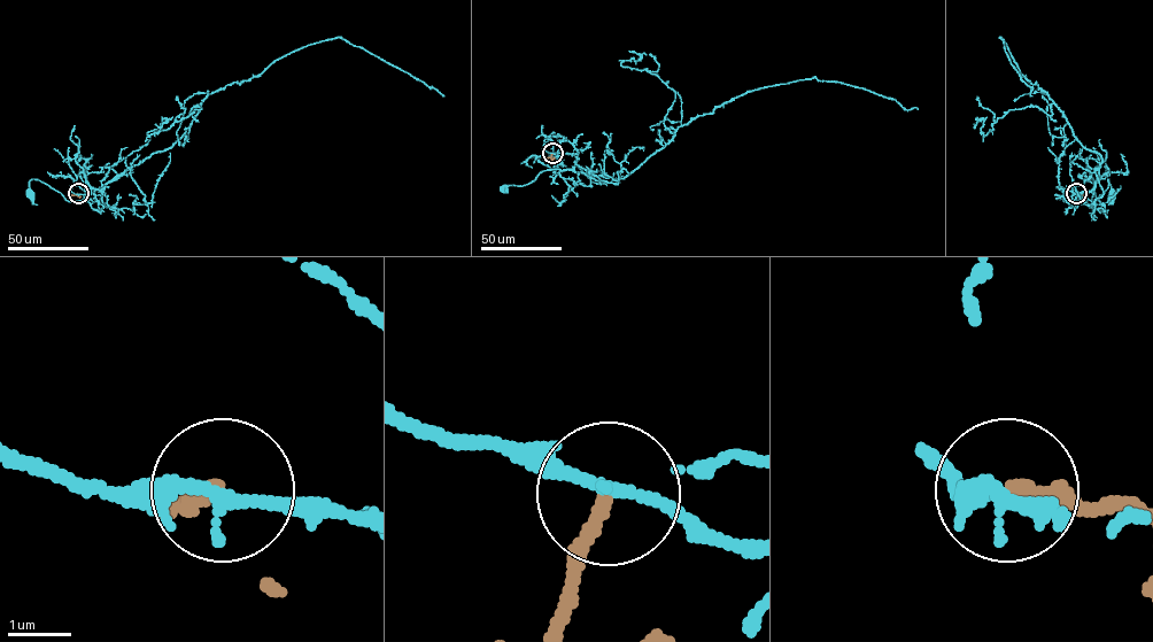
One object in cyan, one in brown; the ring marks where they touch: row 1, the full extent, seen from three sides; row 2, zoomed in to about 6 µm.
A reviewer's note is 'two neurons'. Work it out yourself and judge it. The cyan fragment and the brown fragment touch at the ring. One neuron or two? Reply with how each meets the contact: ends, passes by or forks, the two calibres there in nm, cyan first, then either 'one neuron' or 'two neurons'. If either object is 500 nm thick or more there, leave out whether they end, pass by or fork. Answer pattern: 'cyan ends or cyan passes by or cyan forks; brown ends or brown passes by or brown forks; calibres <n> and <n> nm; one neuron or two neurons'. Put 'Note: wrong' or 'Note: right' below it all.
cyan passes by; brown ends; calibres 200 and 240 nm; two neurons
Note: right

